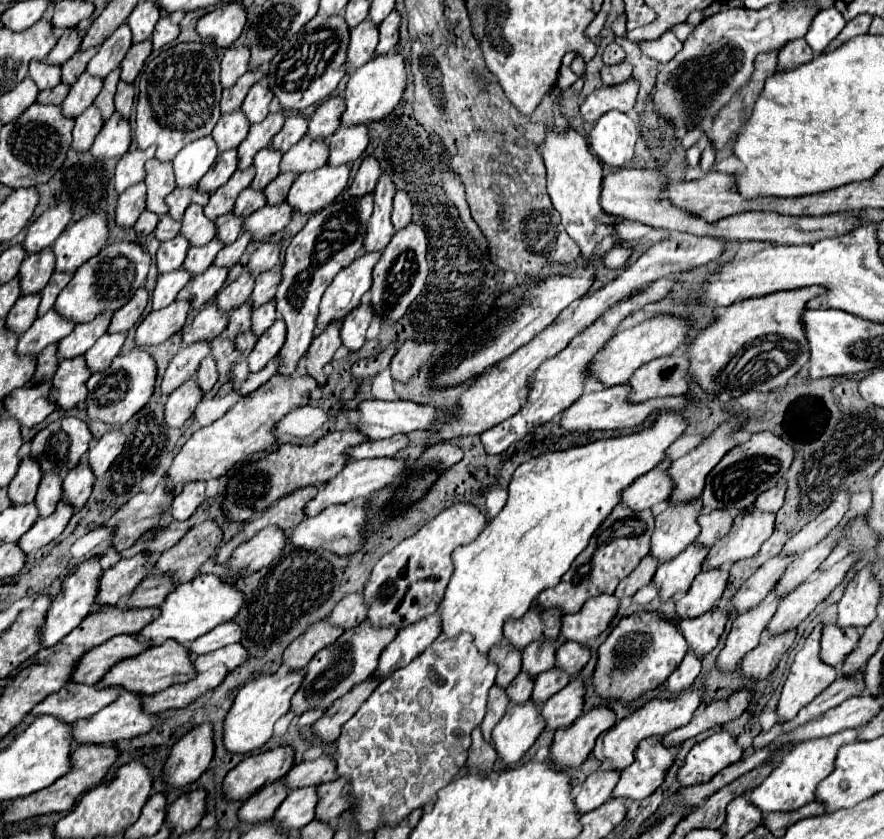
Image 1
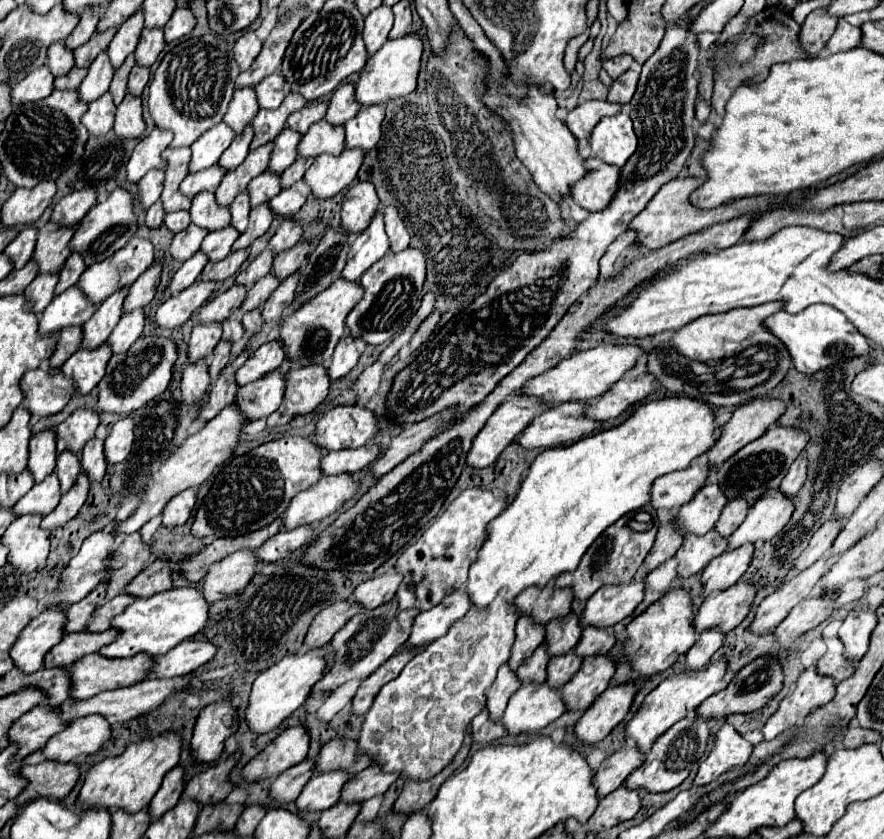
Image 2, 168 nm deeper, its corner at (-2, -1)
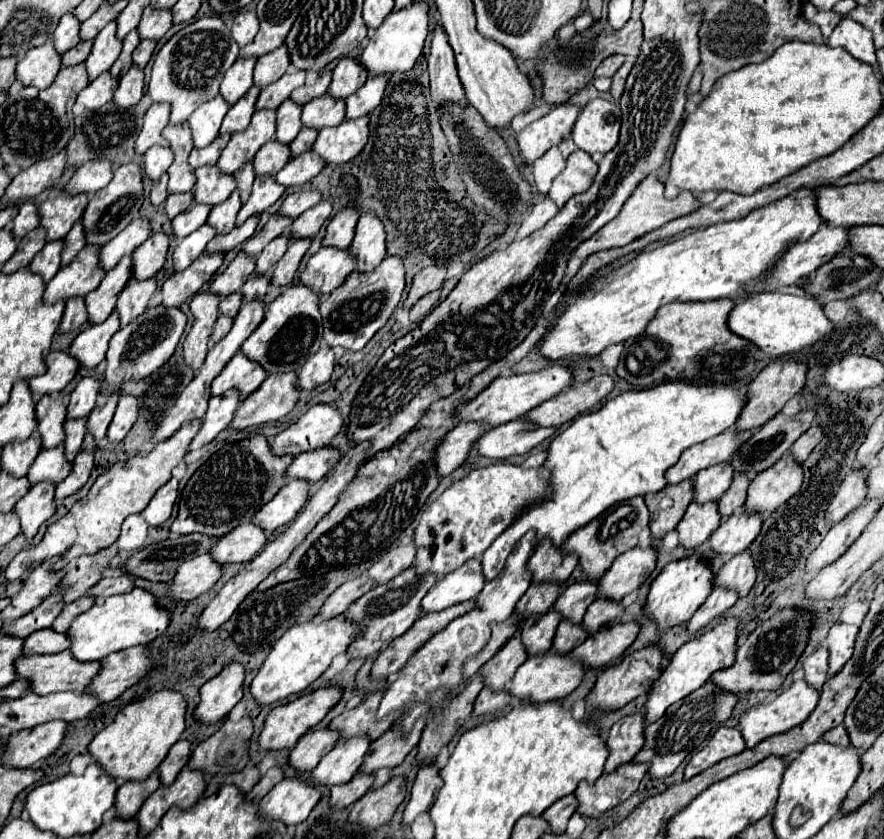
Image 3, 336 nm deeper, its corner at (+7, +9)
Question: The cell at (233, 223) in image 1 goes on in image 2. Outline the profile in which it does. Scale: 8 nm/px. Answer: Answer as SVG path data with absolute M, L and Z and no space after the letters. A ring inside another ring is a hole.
M242 191L234 203L230 205L230 211L232 211L232 225L238 227L238 231L242 233L248 225L248 213L250 213L250 197L248 197L248 191Z

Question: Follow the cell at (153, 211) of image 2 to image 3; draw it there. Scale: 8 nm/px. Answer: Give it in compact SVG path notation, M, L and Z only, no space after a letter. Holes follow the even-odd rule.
M161 175L155 183L153 183L153 189L149 193L149 201L153 207L159 207L165 199L167 199L167 175Z

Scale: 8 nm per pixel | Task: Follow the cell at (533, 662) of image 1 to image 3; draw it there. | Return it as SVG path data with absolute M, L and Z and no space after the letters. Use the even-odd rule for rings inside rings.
M583 581L573 583L561 591L557 601L553 603L553 611L561 615L561 619L569 619L571 623L581 623L585 609L595 601L597 585Z

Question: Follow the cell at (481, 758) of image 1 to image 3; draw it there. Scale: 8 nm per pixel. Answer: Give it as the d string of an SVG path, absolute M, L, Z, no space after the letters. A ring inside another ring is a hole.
M483 689L475 701L473 707L473 717L481 717L481 715L493 715L501 709L505 709L511 703L511 695L507 691L491 691L491 689Z

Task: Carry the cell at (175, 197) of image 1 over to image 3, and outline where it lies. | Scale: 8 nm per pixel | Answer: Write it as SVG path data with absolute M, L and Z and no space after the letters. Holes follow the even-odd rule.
M217 137L211 145L207 145L203 149L193 149L191 155L189 155L191 169L195 171L195 169L205 167L205 165L215 165L217 159L219 159L219 155L221 155L221 151L227 145L227 141L229 141L229 137Z

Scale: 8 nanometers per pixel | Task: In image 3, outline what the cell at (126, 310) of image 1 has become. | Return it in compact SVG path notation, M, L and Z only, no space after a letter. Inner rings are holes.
M165 233L151 235L135 253L133 253L133 279L145 281L153 277L165 263L169 249L169 239Z

